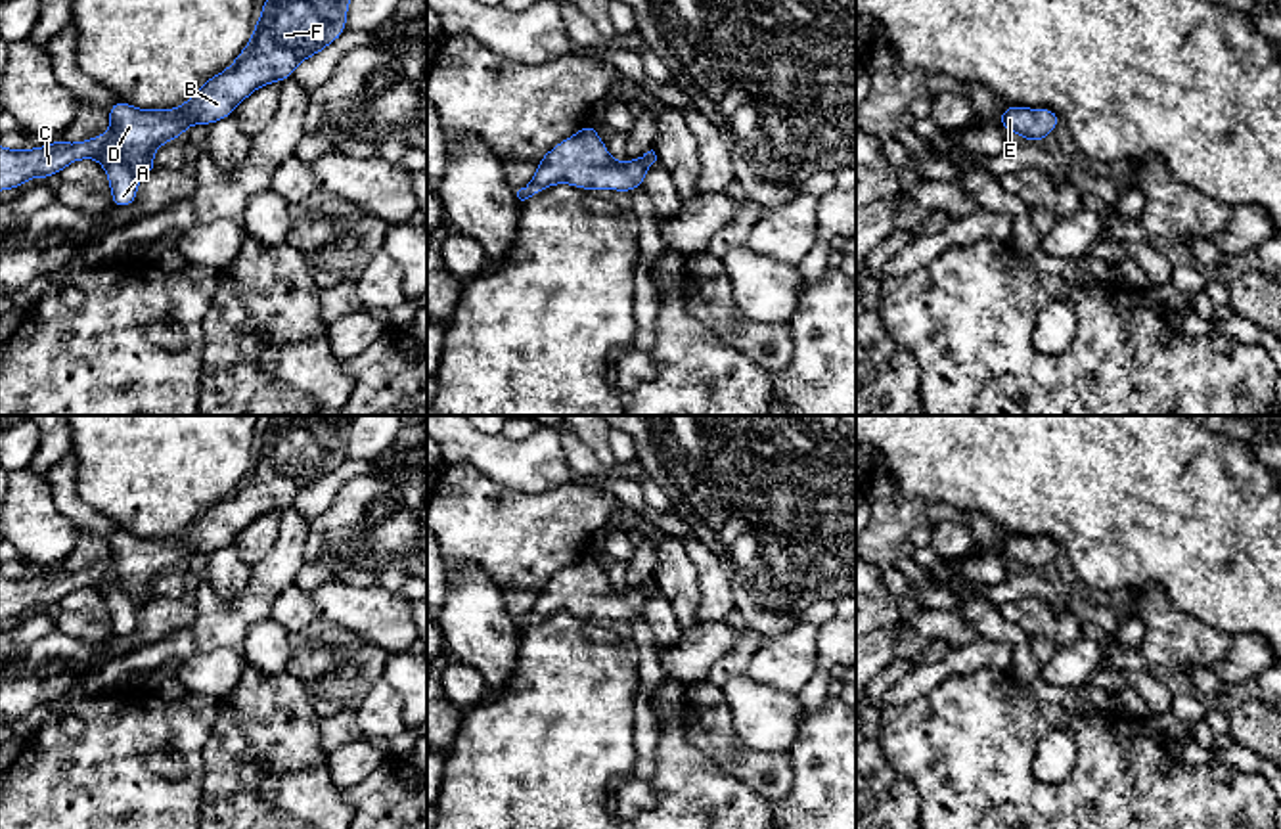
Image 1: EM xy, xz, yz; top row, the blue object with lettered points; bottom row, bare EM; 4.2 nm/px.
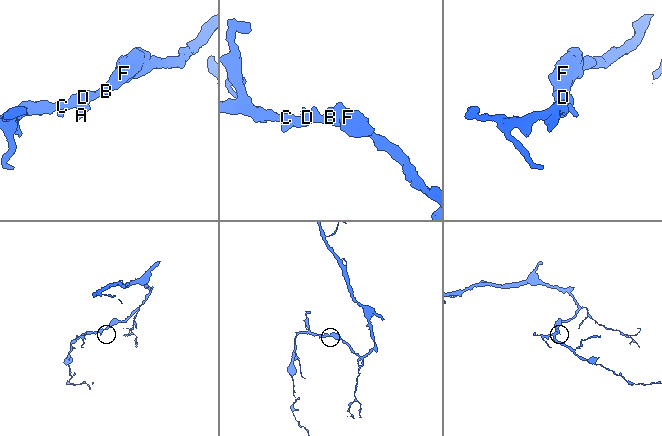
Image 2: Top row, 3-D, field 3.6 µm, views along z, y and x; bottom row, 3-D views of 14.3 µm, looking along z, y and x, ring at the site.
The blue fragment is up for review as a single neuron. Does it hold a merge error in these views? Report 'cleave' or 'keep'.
keep

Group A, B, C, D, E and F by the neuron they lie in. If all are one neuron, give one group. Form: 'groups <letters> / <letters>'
groups A B C D E F

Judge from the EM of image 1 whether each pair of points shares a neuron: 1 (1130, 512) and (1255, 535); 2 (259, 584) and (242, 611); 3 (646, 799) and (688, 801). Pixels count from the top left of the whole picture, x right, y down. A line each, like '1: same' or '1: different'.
1: same
2: same
3: different

